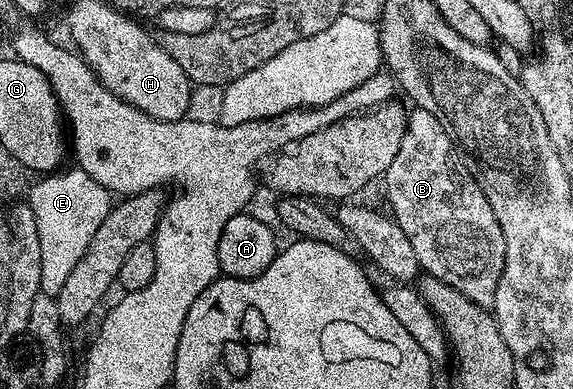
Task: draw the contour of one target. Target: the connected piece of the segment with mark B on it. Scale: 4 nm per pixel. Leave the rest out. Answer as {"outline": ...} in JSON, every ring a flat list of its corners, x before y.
{"outline":[[411,108,406,115,404,139,400,139,396,159,392,159,384,174,386,197,390,200,389,212,400,231,404,231,408,237,408,243,412,243,412,251,416,251,419,266,429,276,448,283,448,287,454,287,472,303,490,307,496,299,496,283,500,283,500,275,504,271,504,235,477,180,470,178,469,181,458,170,458,165,454,162,454,149,456,150,455,142,440,119,432,115,432,111]]}

